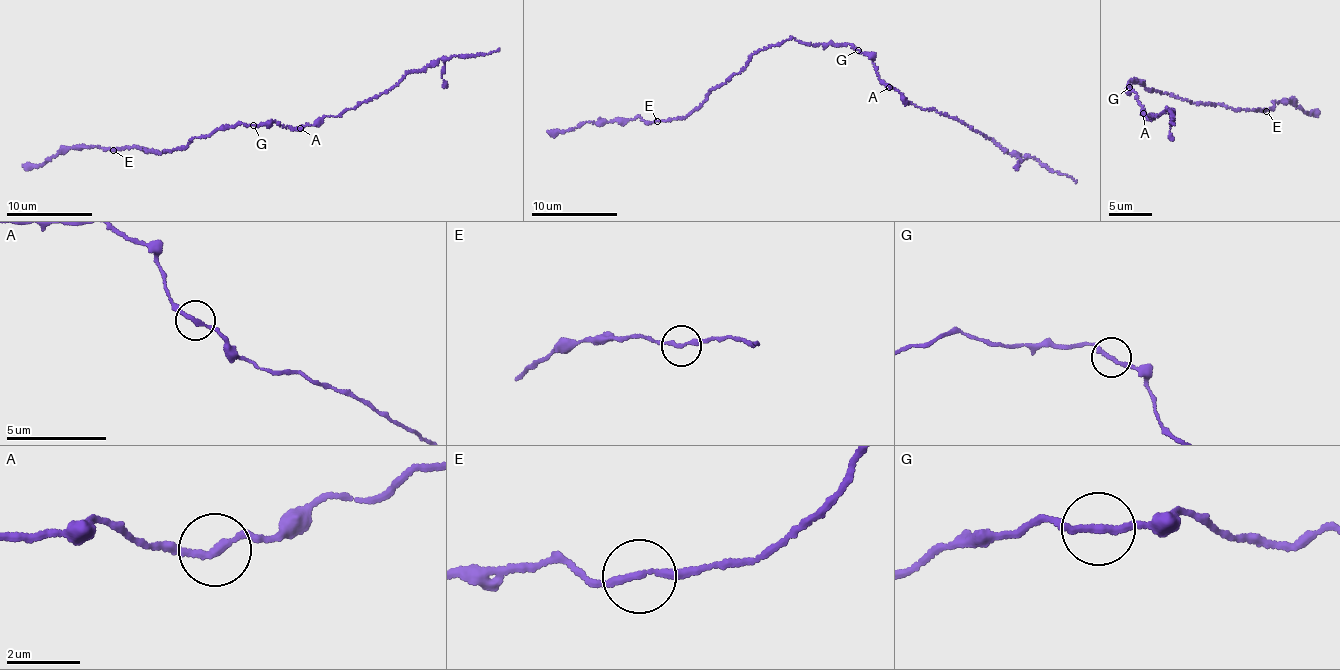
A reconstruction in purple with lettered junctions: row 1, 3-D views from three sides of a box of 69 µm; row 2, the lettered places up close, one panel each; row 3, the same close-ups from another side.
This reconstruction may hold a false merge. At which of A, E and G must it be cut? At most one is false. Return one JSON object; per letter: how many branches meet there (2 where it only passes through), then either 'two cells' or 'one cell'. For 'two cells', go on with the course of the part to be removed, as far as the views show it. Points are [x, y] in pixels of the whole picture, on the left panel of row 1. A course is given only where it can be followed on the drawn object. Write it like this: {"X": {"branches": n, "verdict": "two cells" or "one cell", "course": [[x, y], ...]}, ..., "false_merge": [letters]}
{"A": {"branches": 2, "verdict": "two cells", "course": [[301, 128], [377, 98], [407, 73], [421, 72], [441, 59], [488, 54], [499, 48]]}, "E": {"branches": 2, "verdict": "one cell"}, "G": {"branches": 2, "verdict": "one cell"}, "false_merge": ["A"]}

